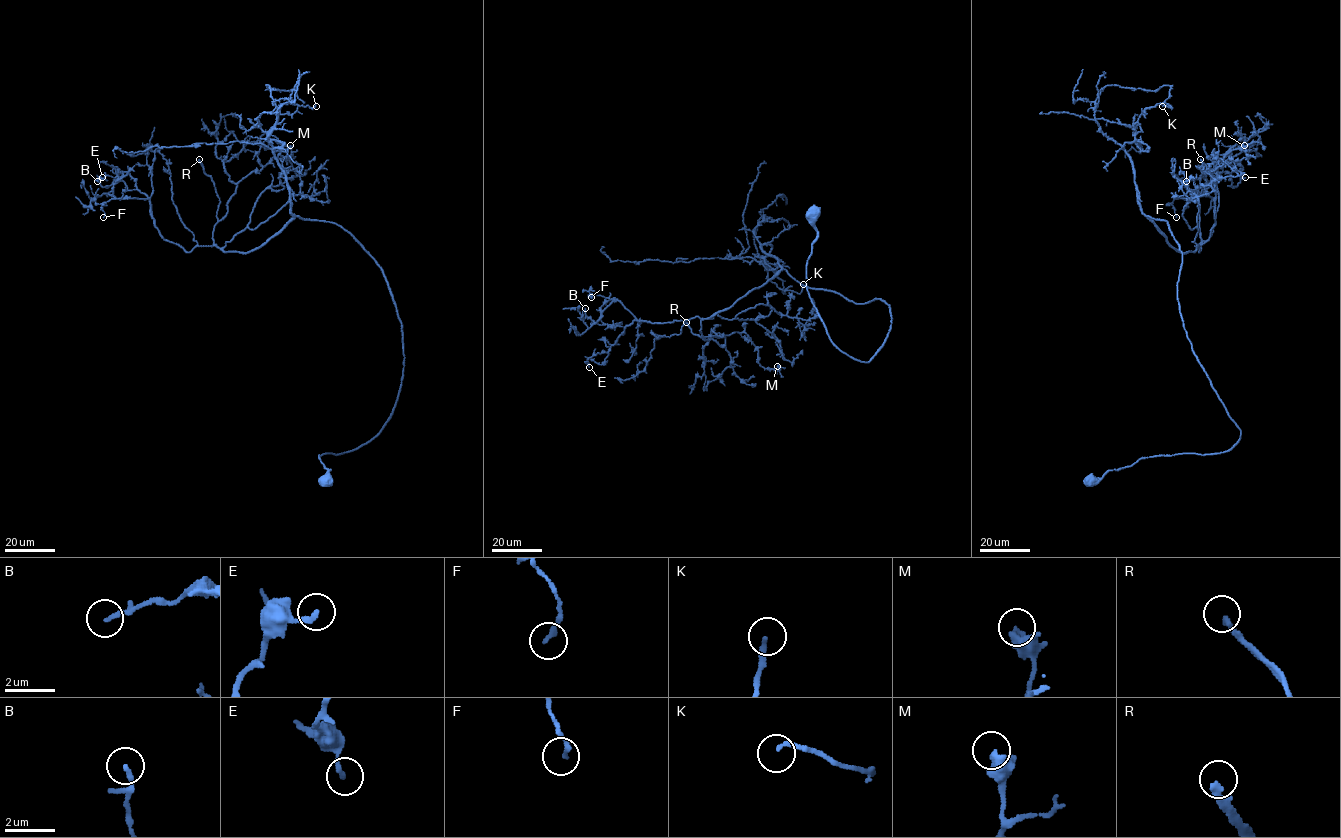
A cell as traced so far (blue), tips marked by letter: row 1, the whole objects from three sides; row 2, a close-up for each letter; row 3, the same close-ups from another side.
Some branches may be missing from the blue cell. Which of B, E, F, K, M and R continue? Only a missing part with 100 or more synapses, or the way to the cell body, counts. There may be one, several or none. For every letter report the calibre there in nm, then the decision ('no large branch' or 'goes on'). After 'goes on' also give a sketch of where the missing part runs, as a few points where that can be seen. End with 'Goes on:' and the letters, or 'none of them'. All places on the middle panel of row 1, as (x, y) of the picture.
B: calibre 160 nm; no large branch
E: calibre 200 nm; no large branch
F: calibre 170 nm; no large branch
K: calibre 190 nm; no large branch
M: calibre 320 nm; no large branch
R: calibre 260 nm; goes on; course (686, 322), (680, 322), (669, 337), (679, 361), (676, 376), (666, 376), (662, 382), (663, 376), (661, 381)
Goes on: R

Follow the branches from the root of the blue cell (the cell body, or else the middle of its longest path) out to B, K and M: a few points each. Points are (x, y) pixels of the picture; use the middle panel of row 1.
B: (814, 215), (809, 296), (829, 339), (868, 362), (889, 306), (784, 269), (706, 318), (612, 328), (585, 308)
K: (814, 215), (809, 296), (829, 339), (868, 362), (889, 306), (802, 285), (761, 246), (772, 282), (803, 284)
M: (814, 215), (829, 339), (868, 362), (891, 325), (781, 269), (700, 330), (777, 366)

